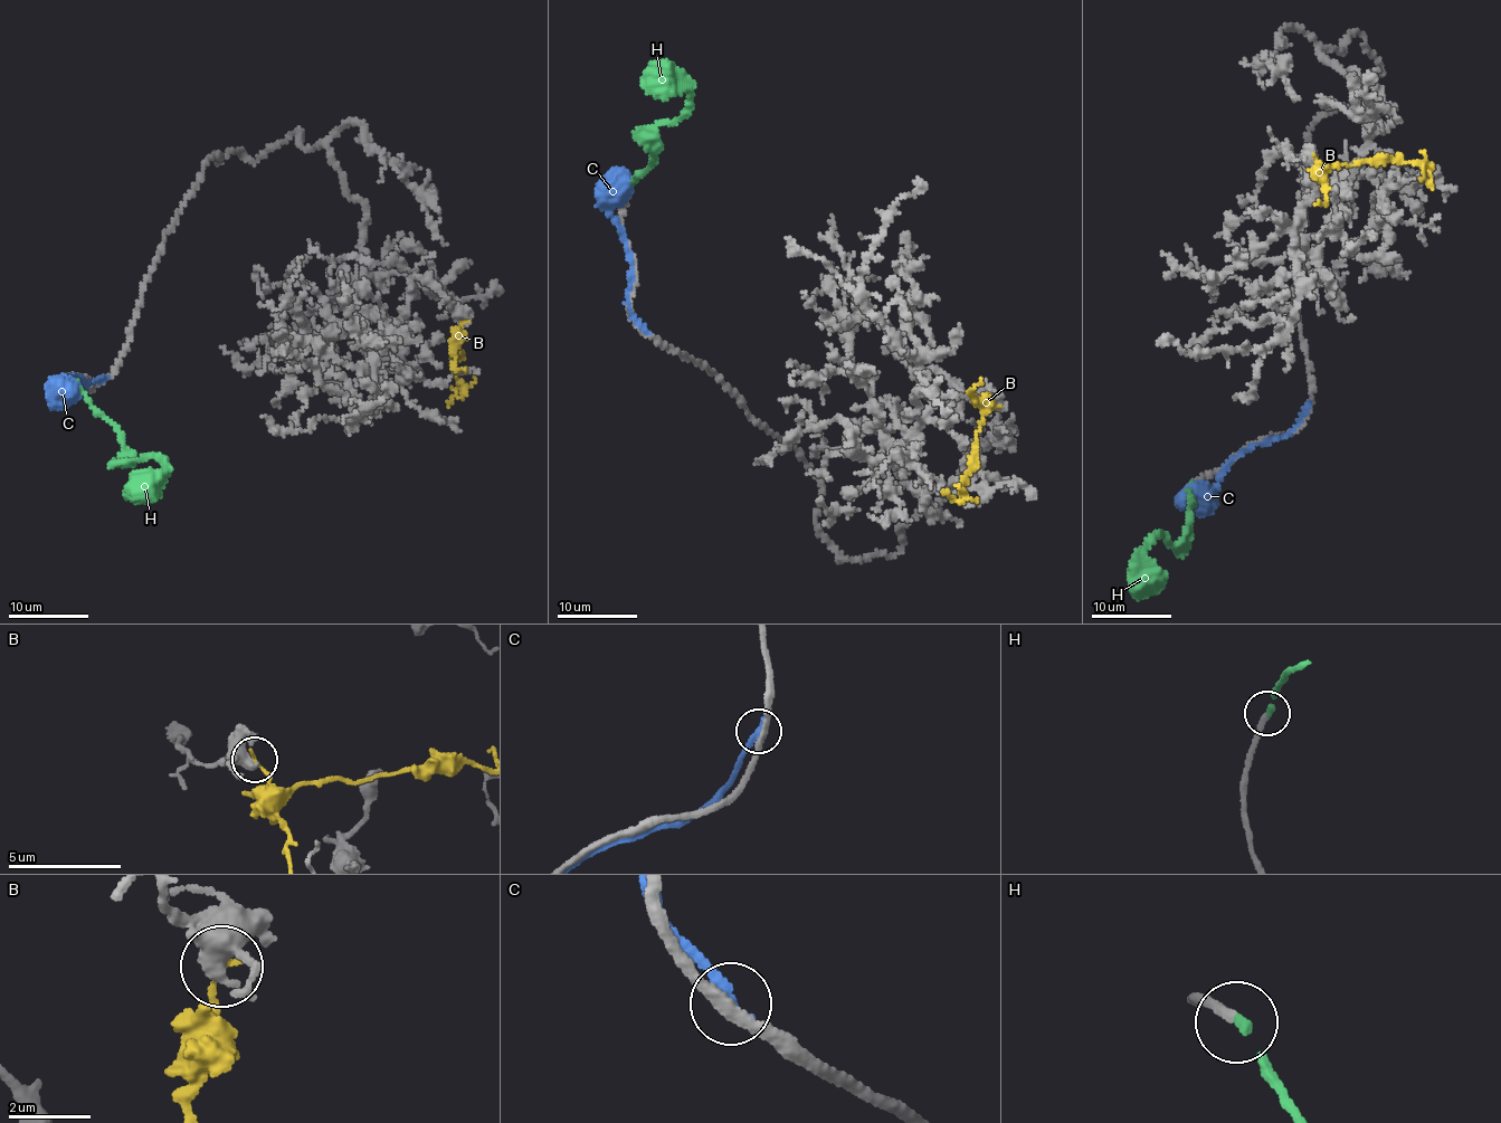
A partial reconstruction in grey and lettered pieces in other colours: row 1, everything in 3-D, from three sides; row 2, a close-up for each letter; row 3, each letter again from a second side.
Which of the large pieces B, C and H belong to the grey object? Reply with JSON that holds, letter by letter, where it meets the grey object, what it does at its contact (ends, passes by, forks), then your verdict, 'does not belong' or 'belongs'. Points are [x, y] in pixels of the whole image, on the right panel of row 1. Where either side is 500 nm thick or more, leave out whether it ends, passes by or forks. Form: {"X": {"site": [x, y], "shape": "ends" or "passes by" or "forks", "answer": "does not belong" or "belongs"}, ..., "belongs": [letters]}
{"B": {"site": [1313, 158], "shape": "ends", "answer": "does not belong"}, "C": {"site": [1308, 405], "shape": "ends", "answer": "does not belong"}, "H": {"site": [1191, 484], "shape": "ends", "answer": "belongs"}, "belongs": ["H"]}

